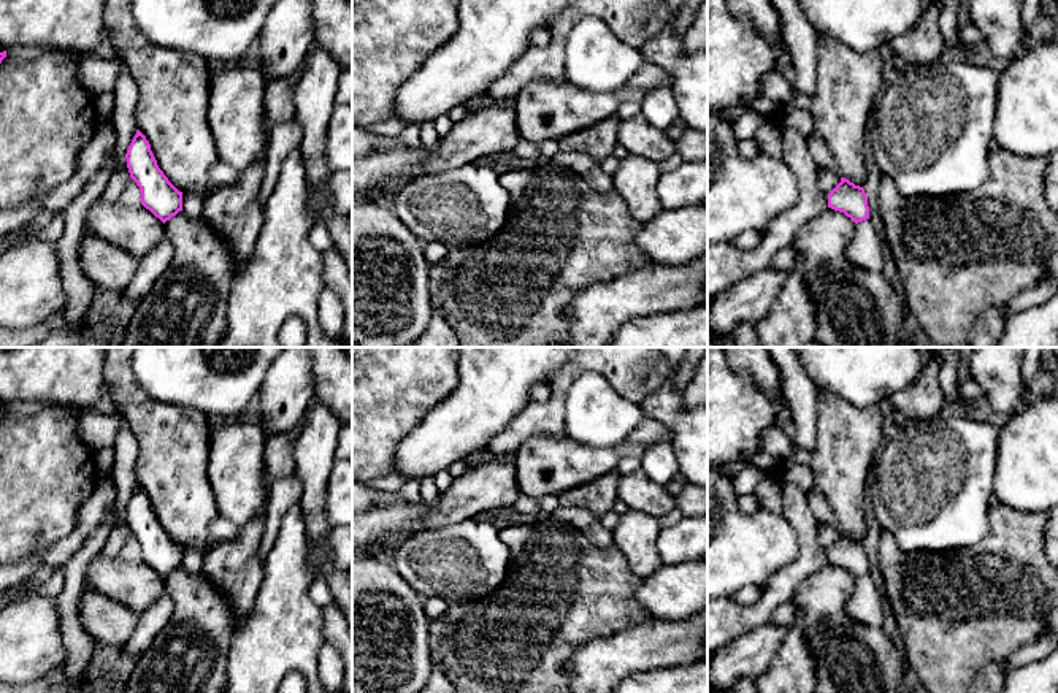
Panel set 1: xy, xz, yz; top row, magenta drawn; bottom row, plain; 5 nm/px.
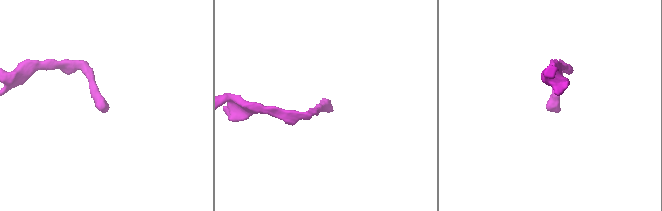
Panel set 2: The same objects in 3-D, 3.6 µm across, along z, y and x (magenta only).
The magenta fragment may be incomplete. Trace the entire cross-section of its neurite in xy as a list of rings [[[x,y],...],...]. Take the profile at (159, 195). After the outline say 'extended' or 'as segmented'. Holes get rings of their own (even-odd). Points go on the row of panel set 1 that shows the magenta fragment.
[[[136,130],[127,154],[130,178],[141,192],[141,205],[163,224],[182,211],[182,192],[179,192],[159,168],[146,136]]]; as segmented

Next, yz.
[[[845,178],[828,193],[828,208],[844,212],[855,224],[869,219],[869,206],[864,189]]]; as segmented

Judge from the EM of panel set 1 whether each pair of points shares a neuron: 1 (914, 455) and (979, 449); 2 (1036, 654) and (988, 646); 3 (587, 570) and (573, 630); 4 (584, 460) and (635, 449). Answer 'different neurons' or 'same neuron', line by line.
1: same neuron
2: different neurons
3: same neuron
4: same neuron

